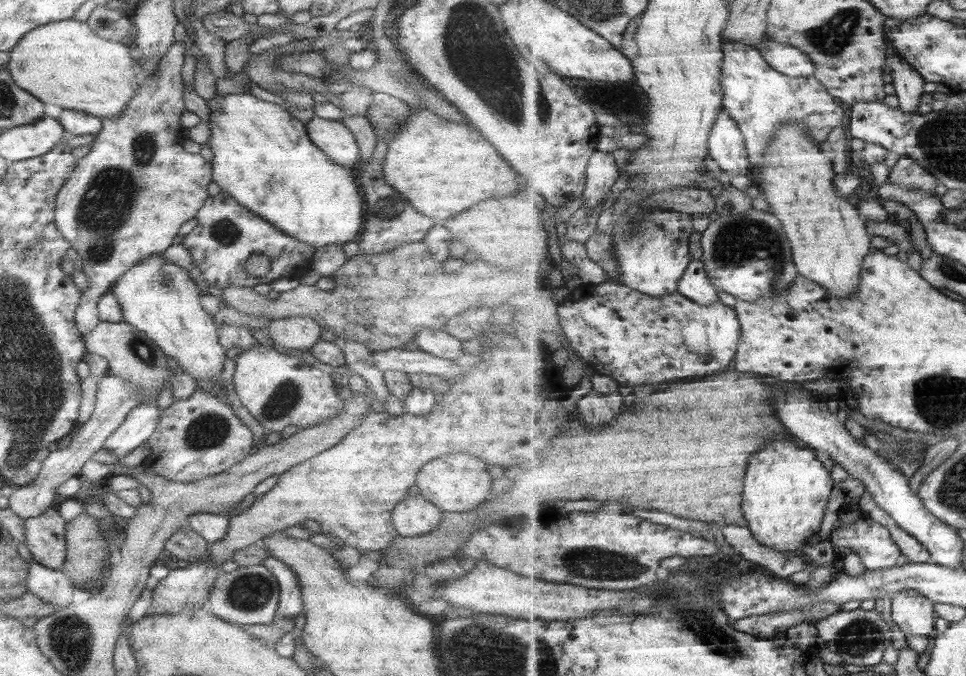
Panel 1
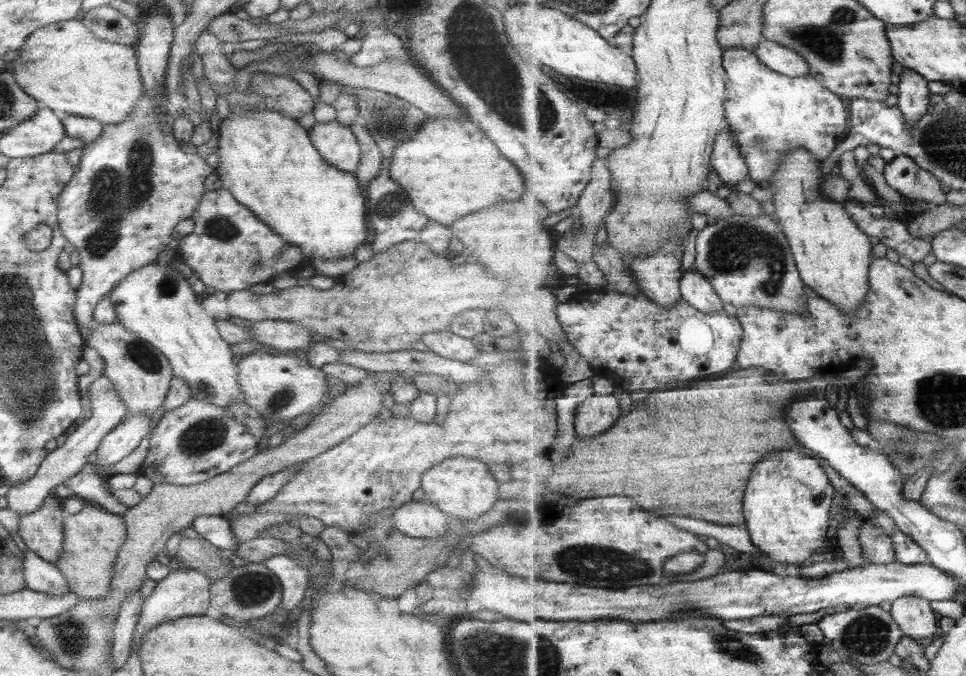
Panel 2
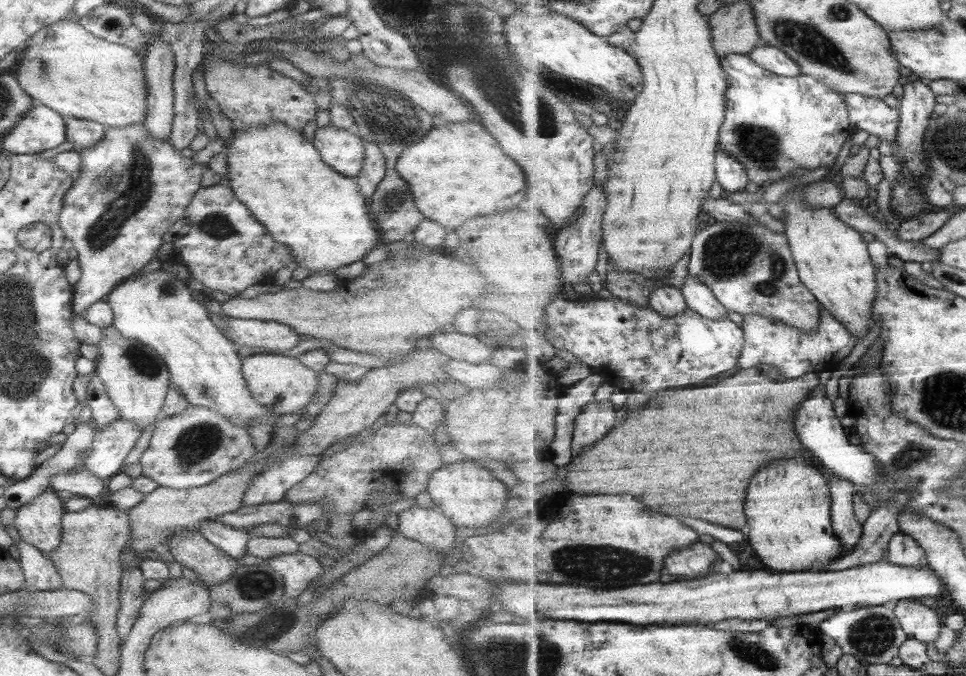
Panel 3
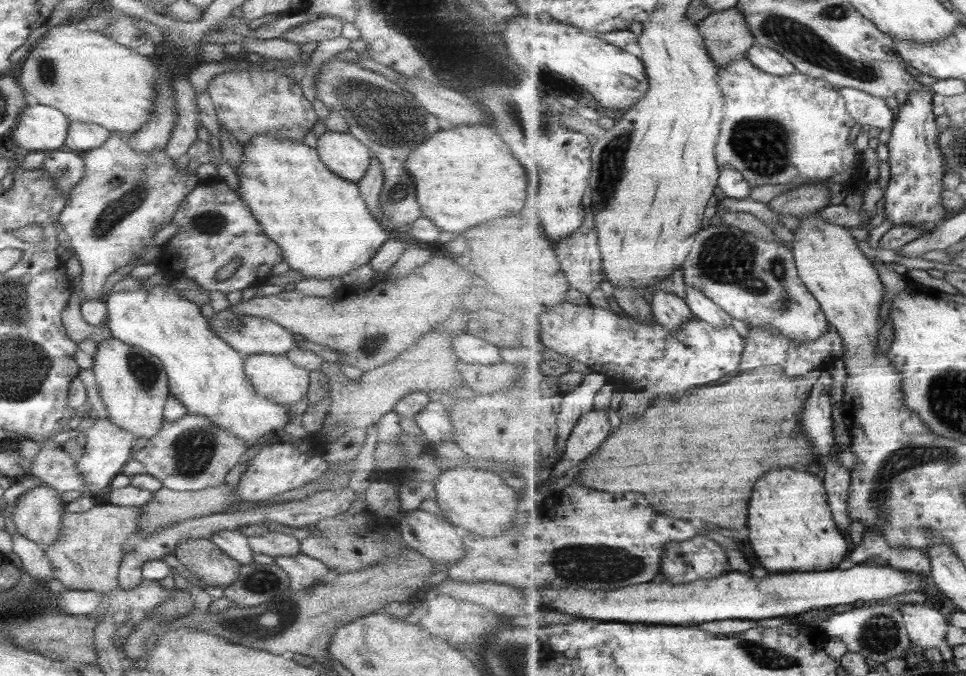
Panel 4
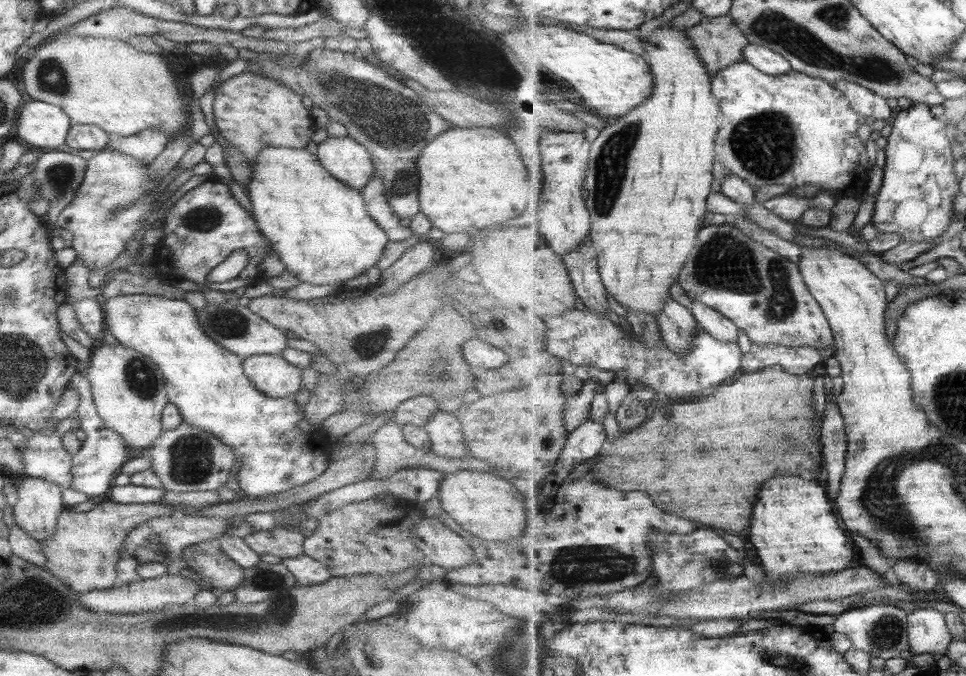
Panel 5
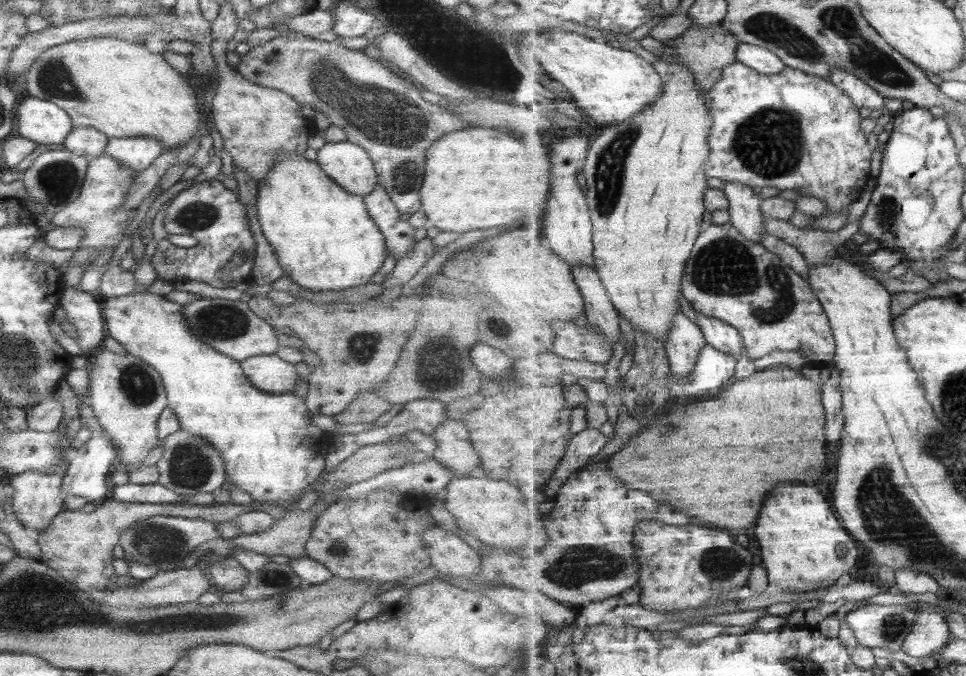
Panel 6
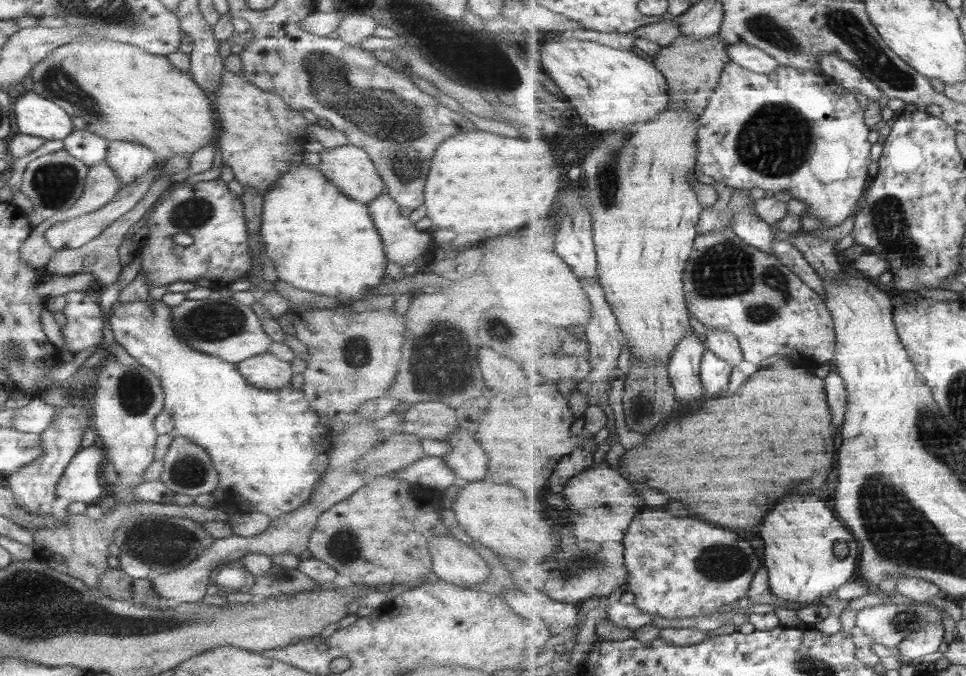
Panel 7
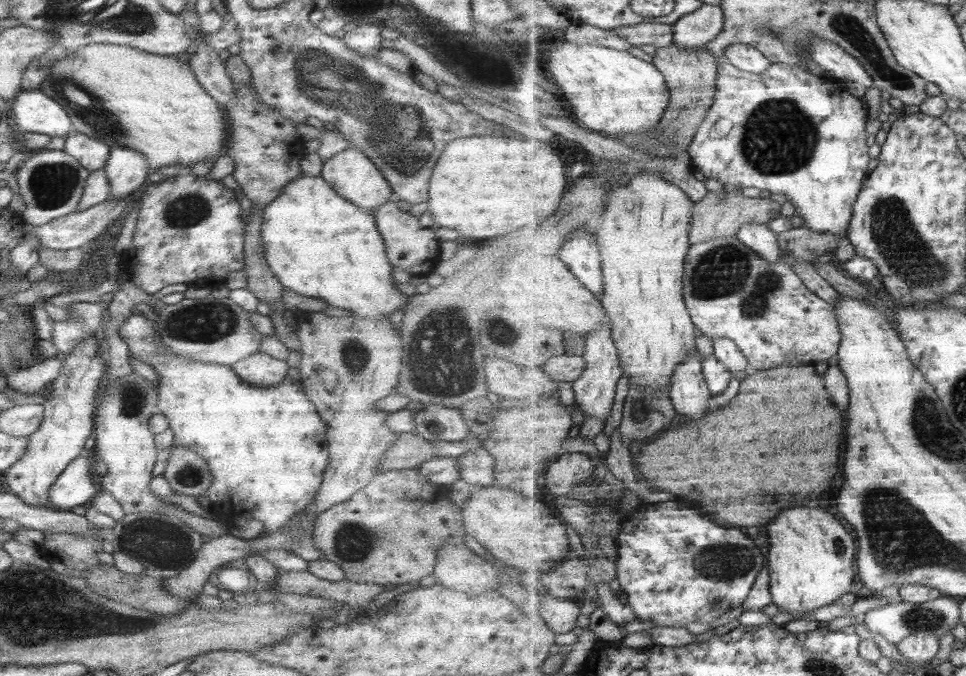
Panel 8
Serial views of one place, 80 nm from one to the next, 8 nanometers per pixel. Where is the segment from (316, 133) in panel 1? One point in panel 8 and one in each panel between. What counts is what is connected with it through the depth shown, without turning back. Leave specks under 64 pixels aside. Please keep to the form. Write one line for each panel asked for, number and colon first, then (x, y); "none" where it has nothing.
2: (336, 144)
3: (342, 151)
4: (341, 153)
5: (344, 159)
6: (348, 165)
7: (348, 168)
8: (352, 175)

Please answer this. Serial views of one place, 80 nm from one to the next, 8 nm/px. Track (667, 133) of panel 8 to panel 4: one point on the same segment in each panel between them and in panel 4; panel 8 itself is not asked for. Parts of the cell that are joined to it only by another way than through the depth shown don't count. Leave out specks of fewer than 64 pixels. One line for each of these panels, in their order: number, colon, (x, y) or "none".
4: (727, 34)
5: (718, 41)
6: (706, 52)
7: (693, 67)

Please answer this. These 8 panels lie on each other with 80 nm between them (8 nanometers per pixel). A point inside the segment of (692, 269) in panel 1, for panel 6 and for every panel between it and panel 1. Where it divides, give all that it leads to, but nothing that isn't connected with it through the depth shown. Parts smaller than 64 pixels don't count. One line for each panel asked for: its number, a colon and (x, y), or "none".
2: (697, 290)
3: (700, 298)
4: (703, 307)
5: (724, 329)
6: (723, 336)

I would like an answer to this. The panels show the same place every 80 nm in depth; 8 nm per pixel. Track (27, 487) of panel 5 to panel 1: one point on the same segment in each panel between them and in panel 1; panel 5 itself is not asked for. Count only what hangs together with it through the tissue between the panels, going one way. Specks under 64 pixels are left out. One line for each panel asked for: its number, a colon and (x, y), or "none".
1: (43, 536)
2: (41, 531)
3: (38, 523)
4: (36, 515)

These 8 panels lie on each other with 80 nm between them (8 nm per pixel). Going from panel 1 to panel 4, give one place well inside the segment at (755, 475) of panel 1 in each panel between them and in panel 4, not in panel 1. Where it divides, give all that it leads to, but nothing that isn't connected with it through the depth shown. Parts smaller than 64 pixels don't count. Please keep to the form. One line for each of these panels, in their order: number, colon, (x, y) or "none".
2: (787, 506)
3: (790, 503)
4: (806, 538)

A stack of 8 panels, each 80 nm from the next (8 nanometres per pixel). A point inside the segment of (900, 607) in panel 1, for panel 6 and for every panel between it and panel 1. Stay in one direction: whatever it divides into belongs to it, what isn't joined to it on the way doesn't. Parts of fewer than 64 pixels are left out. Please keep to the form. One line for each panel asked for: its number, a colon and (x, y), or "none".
2: (914, 614)
3: (921, 622)
4: (927, 627)
5: (928, 632)
6: (931, 633)

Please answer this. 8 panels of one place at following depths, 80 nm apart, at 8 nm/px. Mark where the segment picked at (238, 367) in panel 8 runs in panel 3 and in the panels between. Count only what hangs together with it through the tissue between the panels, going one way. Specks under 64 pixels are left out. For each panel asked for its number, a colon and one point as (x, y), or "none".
3: (282, 383)
4: (274, 377)
5: (270, 374)
6: (269, 373)
7: (264, 371)

